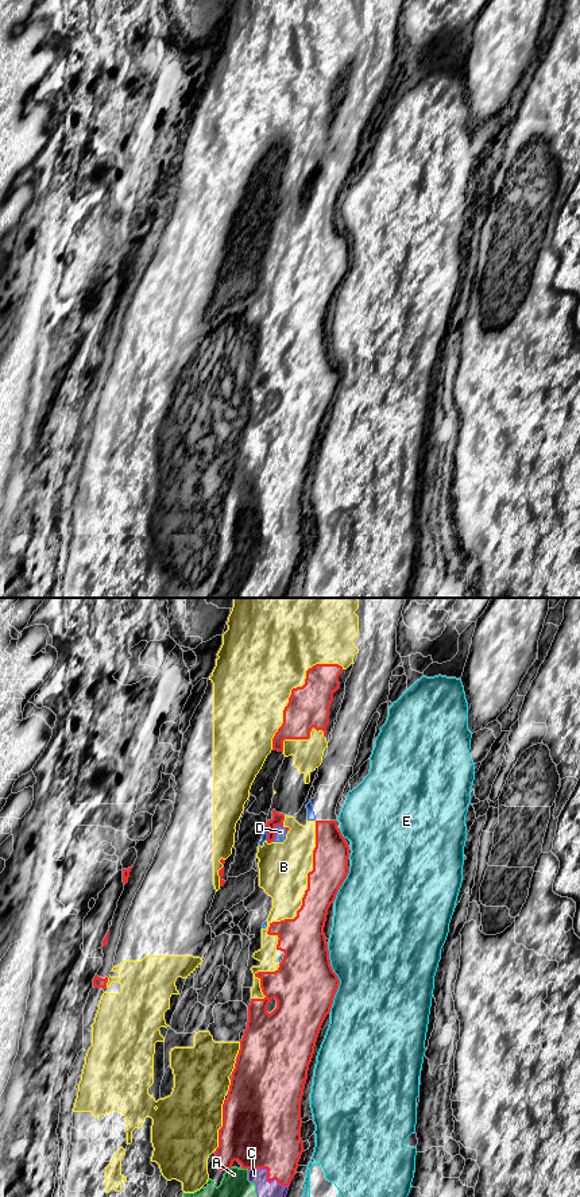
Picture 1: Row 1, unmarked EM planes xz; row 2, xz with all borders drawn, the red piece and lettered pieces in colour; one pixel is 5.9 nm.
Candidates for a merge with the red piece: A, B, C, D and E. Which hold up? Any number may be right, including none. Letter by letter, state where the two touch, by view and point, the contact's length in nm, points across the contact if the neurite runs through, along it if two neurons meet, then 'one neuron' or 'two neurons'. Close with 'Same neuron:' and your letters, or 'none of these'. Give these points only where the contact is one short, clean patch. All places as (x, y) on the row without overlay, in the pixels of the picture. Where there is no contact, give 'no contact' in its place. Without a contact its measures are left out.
A: meets red in xz at (228, 563); contact 50 nm long; one neuron
B: meets red in xz at (304, 292); contact 800 nm long; one neuron
C: meets red in xz at (267, 572); contact 260 nm long; one neuron
D: meets red in xz at (274, 227); contact 120 nm long; one neuron
E: meets red in xz at (337, 373); contact 400 nm long; two neurons
Same neuron: A, B, C, D

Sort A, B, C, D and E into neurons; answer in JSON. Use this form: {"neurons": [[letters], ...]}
{"neurons": [["A", "B", "C", "D"], ["E"]]}

